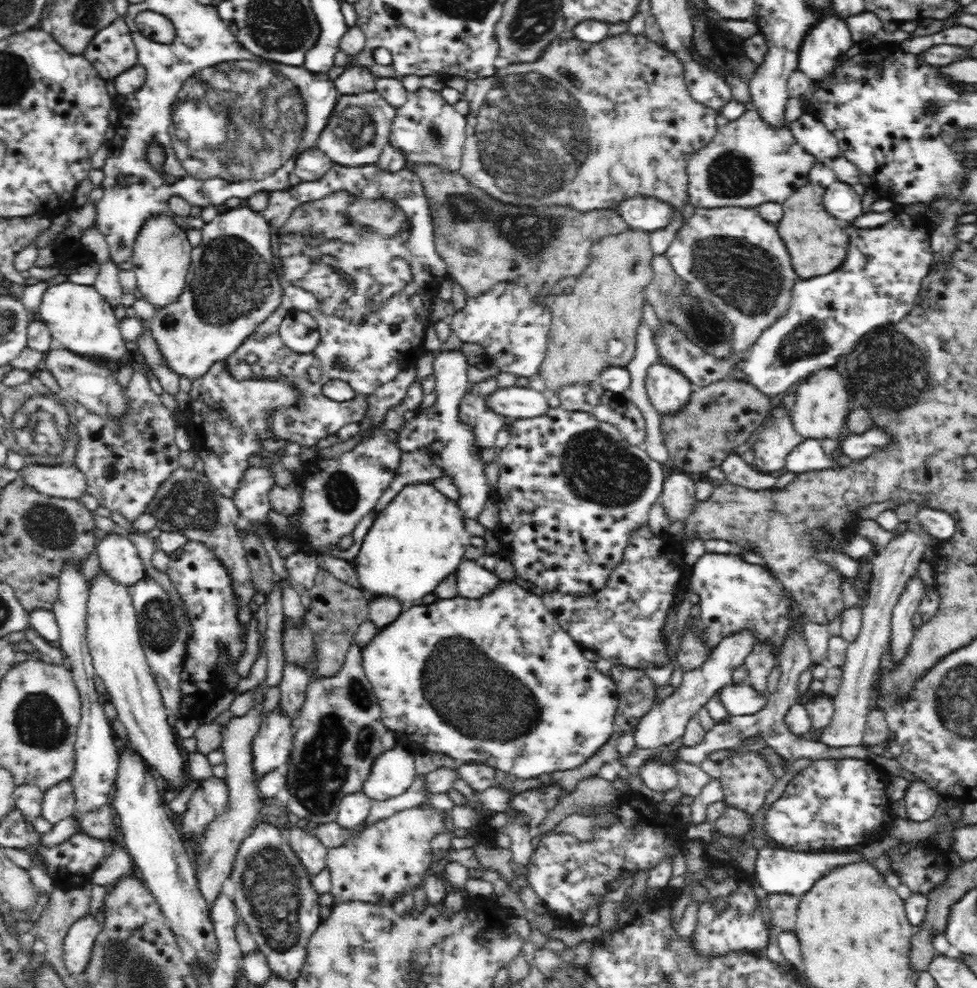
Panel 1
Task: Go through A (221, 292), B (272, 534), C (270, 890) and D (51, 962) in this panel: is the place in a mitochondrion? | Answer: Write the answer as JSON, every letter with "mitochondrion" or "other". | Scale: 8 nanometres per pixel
{"A":"mitochondrion","B":"other","C":"mitochondrion","D":"other"}

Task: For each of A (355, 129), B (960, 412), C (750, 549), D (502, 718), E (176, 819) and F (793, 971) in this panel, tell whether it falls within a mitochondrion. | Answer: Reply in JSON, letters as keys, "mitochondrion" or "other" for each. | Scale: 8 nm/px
{"A":"mitochondrion","B":"other","C":"other","D":"mitochondrion","E":"other","F":"other"}

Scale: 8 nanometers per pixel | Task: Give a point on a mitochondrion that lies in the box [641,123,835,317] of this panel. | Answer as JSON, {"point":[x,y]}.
{"point":[731,175]}

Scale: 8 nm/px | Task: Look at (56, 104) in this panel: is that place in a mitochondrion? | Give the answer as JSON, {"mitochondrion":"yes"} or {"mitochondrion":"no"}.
{"mitochondrion":"no"}

